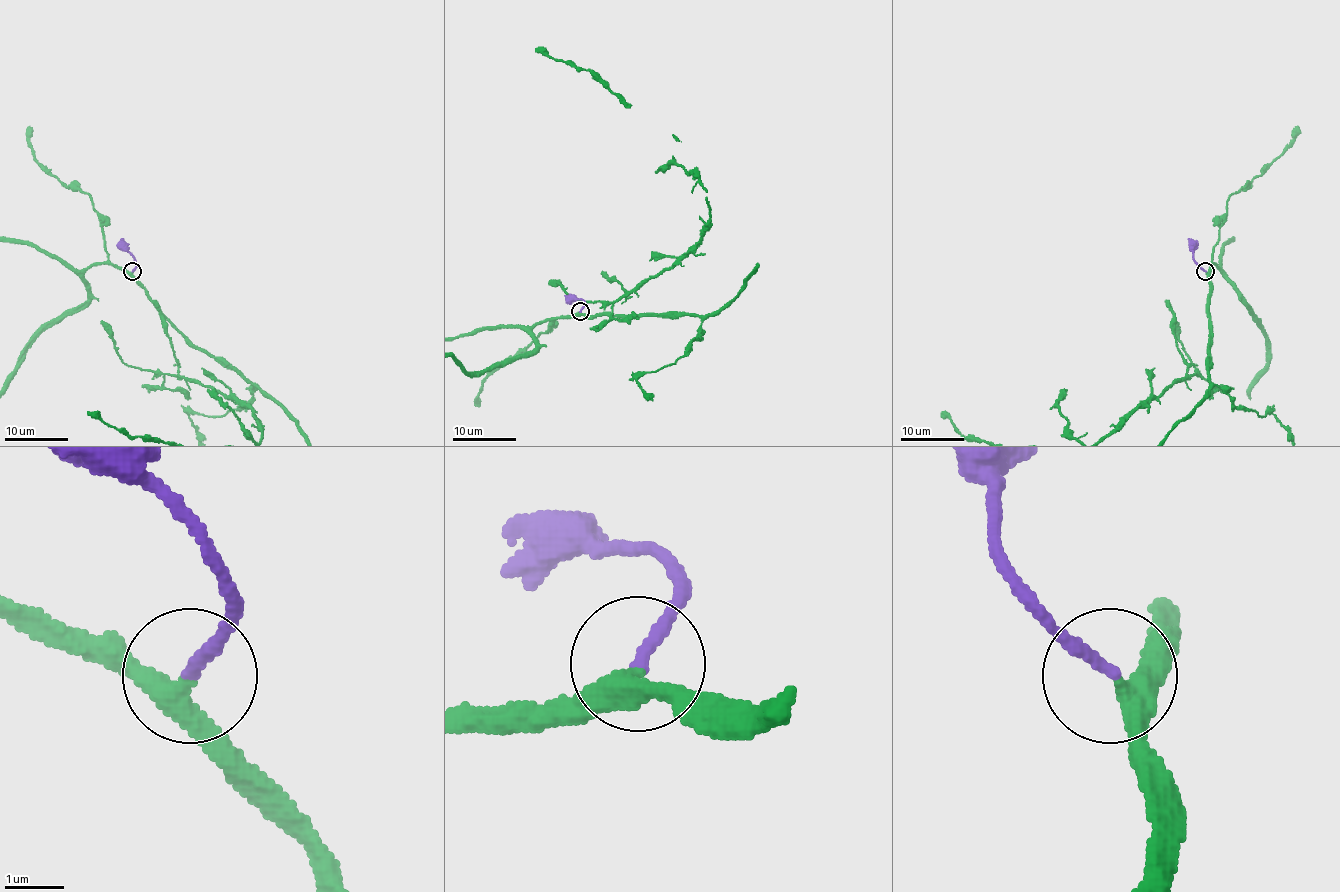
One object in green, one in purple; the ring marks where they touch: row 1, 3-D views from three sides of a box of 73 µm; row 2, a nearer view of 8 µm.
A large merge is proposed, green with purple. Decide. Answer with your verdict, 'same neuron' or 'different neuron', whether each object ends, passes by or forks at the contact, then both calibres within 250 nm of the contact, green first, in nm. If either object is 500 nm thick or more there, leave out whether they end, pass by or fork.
same neuron; green passes by; purple ends there; 340 nm thick on the green side, 240 nm on the other

